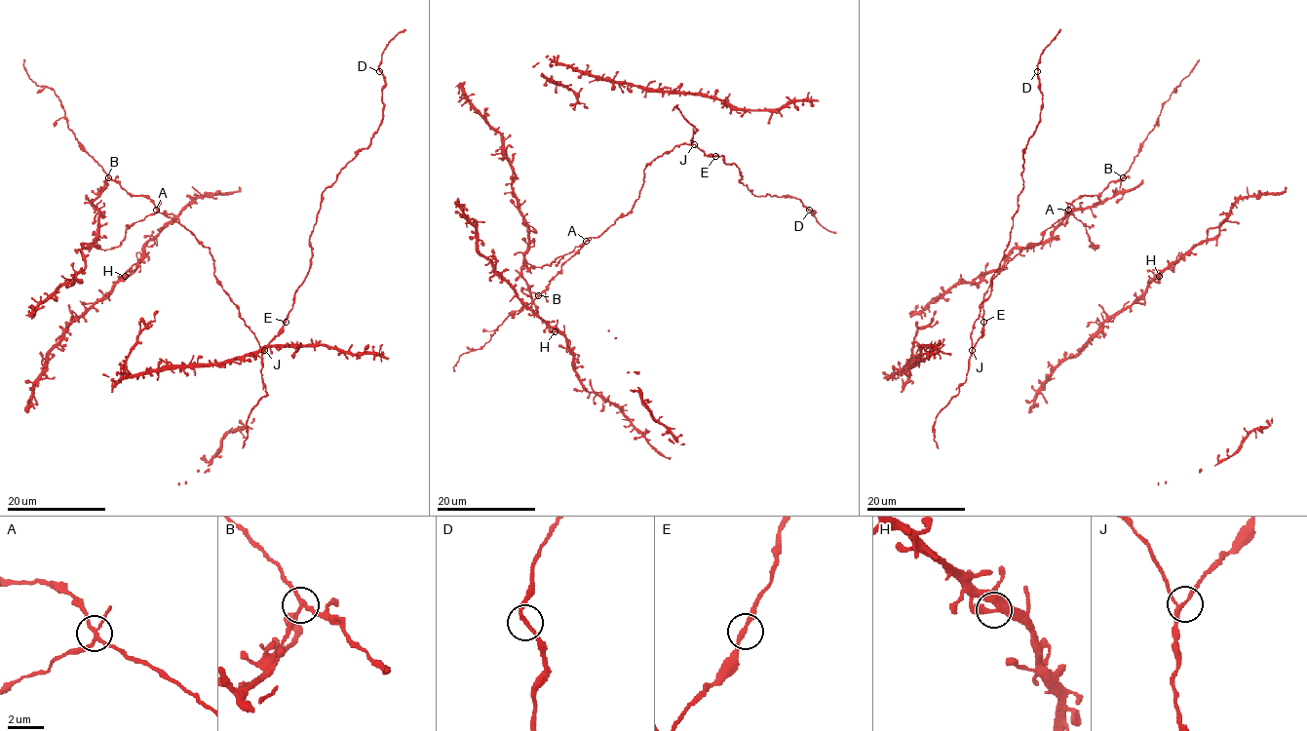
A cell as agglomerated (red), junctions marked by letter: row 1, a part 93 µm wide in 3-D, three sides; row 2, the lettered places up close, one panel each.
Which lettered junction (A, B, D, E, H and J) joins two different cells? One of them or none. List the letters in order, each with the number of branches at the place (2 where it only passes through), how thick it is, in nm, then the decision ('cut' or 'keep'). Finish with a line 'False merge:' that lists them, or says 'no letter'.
A: 4 branches meet; 180 nm thick; cut
B: 3 branches meet; 200 nm thick; keep
D: 2 branches meet; 200 nm thick; keep
E: 2 branches meet; 220 nm thick; keep
H: 4 branches meet; 420 nm thick; keep
J: 3 branches meet; 190 nm thick; keep
False merge: A

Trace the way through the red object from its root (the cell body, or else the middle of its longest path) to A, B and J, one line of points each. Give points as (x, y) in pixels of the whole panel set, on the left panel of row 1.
A: (213, 260), (210, 250), (188, 229), (156, 210)
B: (213, 260), (210, 250), (182, 224), (161, 213), (149, 199), (130, 195), (118, 181), (108, 177)
J: (213, 260), (217, 282), (264, 350)

